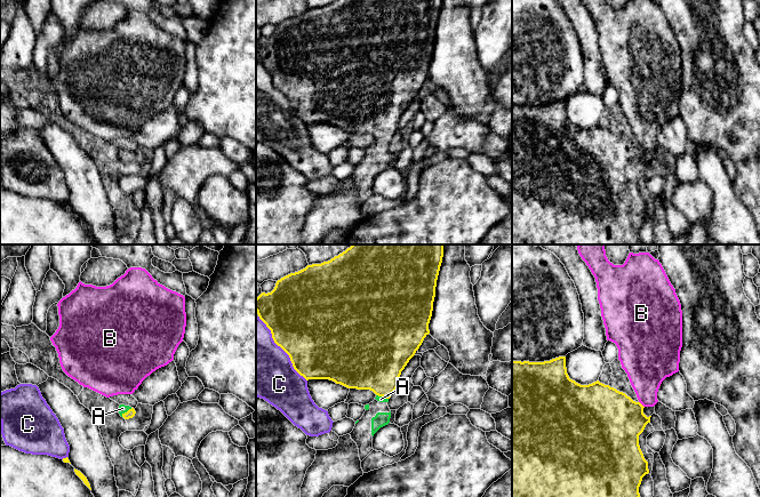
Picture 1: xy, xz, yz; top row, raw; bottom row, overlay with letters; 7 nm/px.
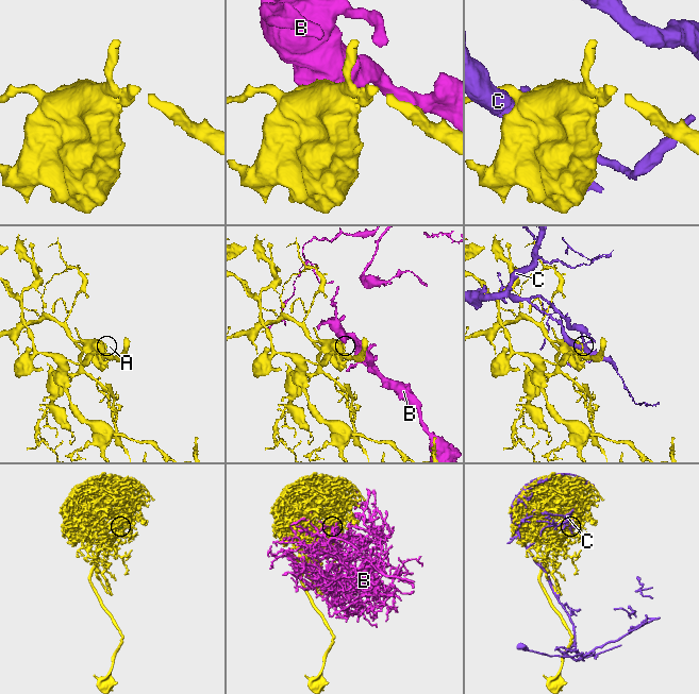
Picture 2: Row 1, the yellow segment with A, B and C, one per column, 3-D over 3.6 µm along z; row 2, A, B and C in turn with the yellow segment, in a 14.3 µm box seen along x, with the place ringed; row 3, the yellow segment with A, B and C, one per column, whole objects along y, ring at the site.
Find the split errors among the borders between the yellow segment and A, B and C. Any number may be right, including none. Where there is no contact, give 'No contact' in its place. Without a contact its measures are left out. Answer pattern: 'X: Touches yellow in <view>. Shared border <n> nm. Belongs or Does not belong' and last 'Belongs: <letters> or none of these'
A: Touches yellow in xy. Shared border 100 nm. Belongs
B: Touches yellow in yz. Shared border 60 nm. Does not belong
C: Touches yellow in xz. Shared border 550 nm. Does not belong
Belongs: A

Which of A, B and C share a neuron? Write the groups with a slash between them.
A / B / C

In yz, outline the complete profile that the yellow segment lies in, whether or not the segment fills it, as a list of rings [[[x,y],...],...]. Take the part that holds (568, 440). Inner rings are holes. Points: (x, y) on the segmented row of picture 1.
[[[566,356],[544,362],[512,360],[512,497],[640,497],[639,487],[649,470],[639,446],[639,435],[650,423],[651,417],[643,414],[643,408],[640,402],[633,401],[625,393],[599,380],[581,385],[570,379],[566,368]]]

